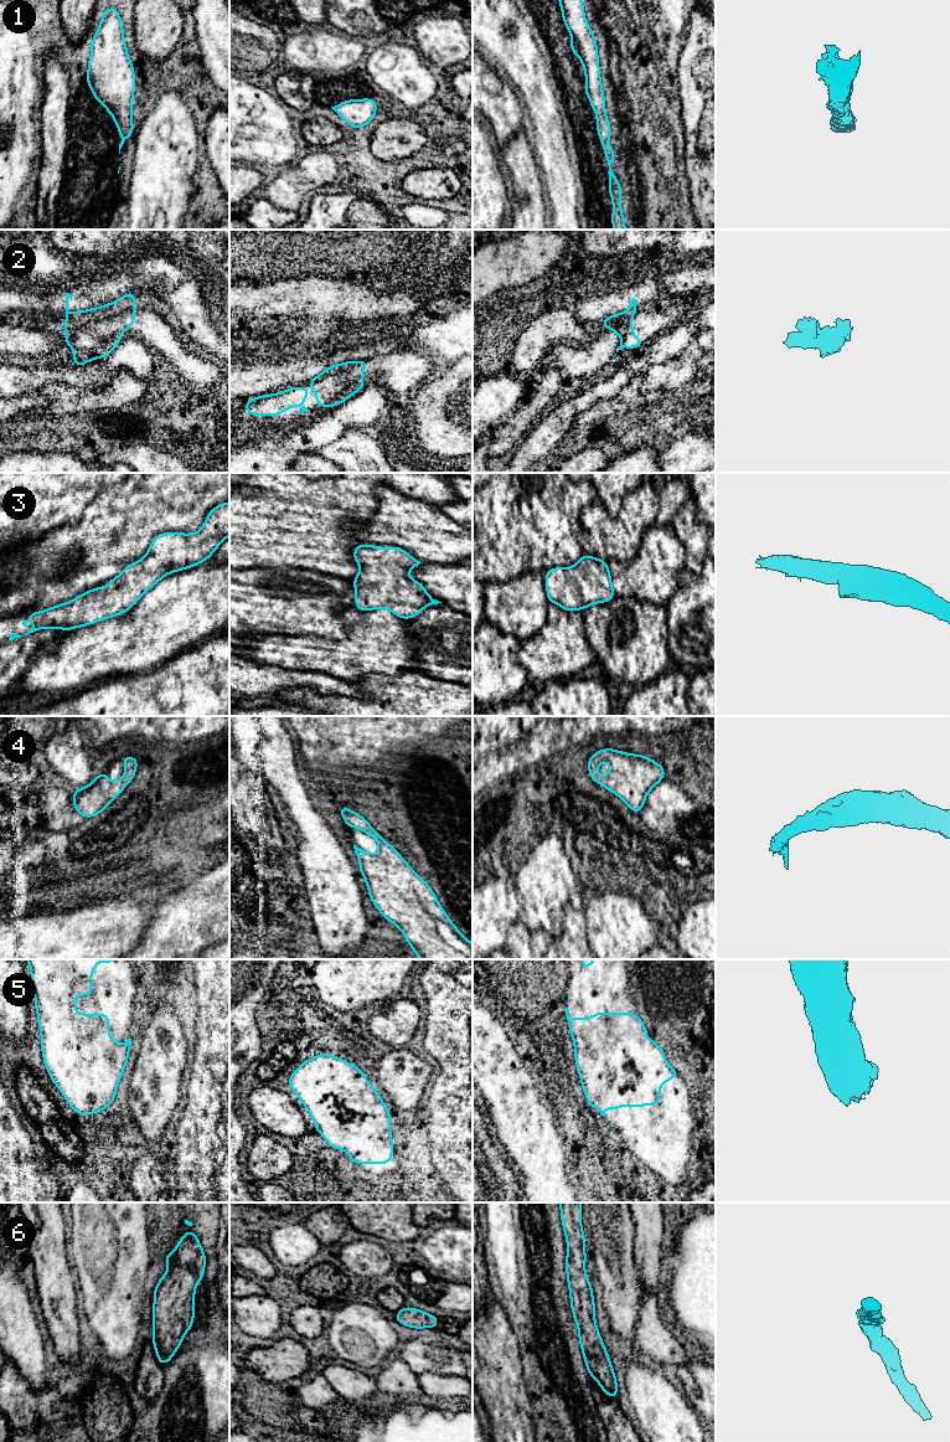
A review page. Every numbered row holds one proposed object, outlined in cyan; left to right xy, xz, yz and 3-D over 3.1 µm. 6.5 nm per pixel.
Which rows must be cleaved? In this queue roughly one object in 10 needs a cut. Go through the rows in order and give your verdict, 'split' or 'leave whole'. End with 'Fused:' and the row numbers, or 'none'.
1: leave whole
2: leave whole
3: leave whole
4: leave whole
5: leave whole
6: leave whole
Fused: none

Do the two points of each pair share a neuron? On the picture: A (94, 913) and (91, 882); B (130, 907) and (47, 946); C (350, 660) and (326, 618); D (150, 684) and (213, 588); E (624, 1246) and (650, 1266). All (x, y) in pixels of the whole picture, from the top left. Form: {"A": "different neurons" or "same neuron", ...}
{"A": "different neurons", "B": "same neuron", "C": "different neurons", "D": "different neurons", "E": "different neurons"}

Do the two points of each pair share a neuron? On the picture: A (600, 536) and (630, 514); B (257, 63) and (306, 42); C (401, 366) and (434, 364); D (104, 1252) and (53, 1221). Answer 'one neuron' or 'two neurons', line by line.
A: one neuron
B: two neurons
C: one neuron
D: two neurons

